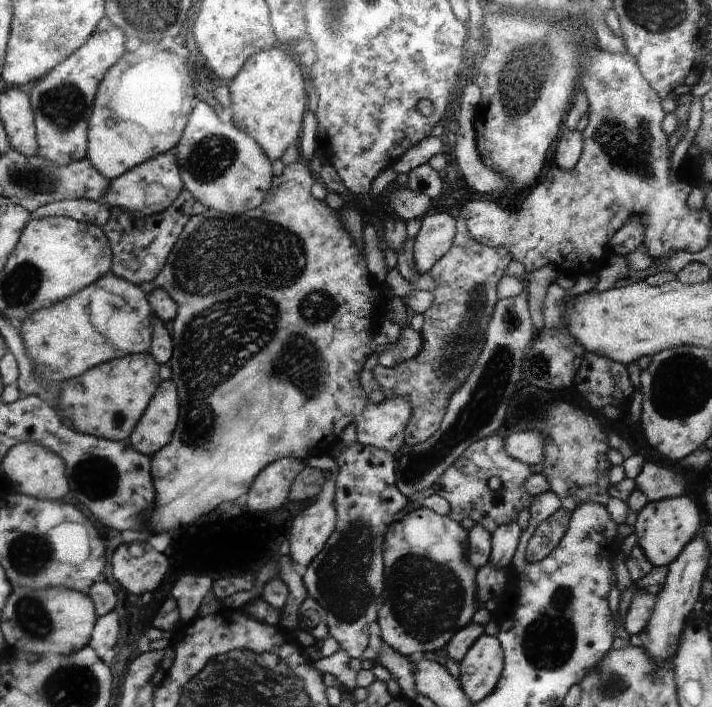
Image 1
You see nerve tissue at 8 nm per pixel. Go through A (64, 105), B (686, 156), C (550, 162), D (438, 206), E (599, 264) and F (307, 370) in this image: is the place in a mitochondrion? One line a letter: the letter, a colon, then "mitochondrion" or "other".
A: mitochondrion
B: other
C: other
D: other
E: other
F: mitochondrion

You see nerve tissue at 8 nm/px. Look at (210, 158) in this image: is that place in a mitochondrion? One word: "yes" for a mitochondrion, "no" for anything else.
yes

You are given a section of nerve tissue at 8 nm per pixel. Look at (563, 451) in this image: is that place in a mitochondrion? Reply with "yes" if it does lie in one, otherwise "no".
no

